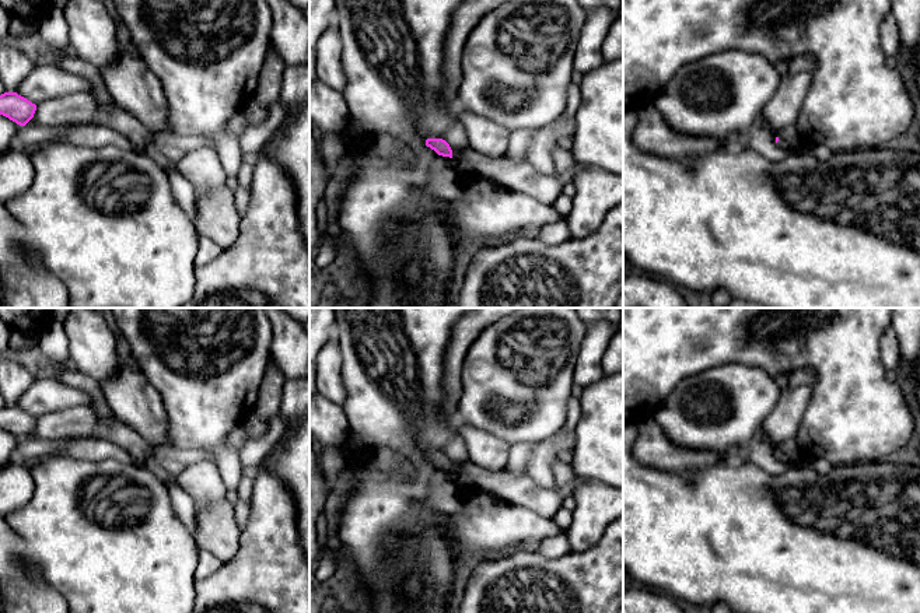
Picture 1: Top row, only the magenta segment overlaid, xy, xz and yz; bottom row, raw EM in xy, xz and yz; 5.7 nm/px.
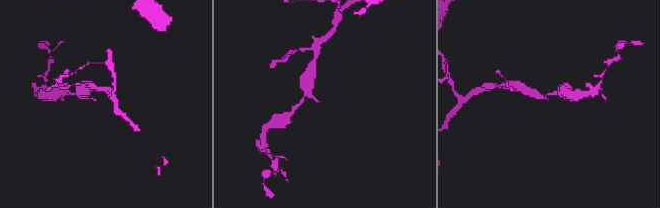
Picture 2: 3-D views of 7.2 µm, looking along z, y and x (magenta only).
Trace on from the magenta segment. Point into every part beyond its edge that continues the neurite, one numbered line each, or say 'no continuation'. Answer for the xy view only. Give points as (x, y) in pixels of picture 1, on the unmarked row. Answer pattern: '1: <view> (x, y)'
no continuation

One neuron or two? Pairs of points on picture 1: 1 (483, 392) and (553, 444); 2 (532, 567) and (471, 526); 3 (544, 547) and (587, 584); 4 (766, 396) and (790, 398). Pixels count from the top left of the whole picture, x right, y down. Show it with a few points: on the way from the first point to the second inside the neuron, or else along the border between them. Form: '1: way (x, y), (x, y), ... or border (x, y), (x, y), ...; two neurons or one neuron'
1: border (563, 426), (549, 437), (534, 444); two neurons
2: border (534, 545), (518, 545), (507, 550); two neurons
3: border (534, 546), (546, 557), (562, 557), (570, 552); two neurons
4: border (782, 389), (776, 405), (761, 426); two neurons

